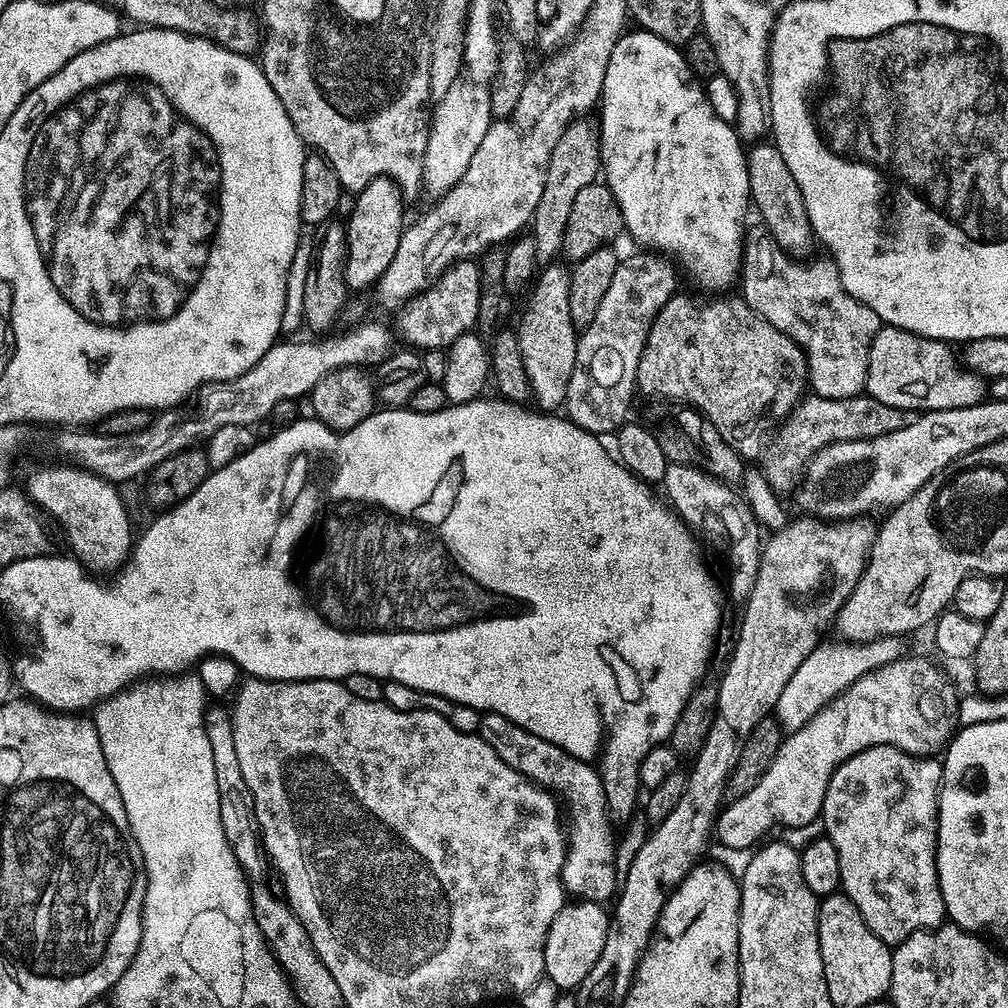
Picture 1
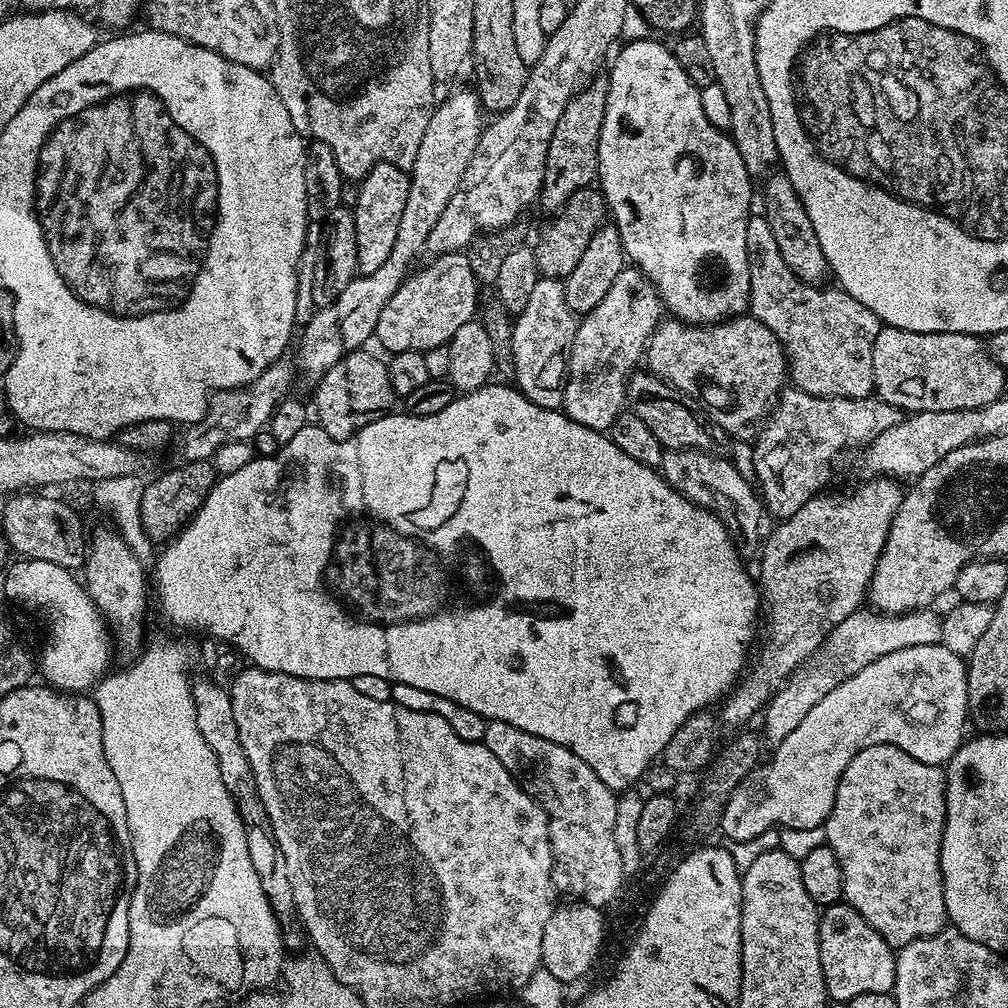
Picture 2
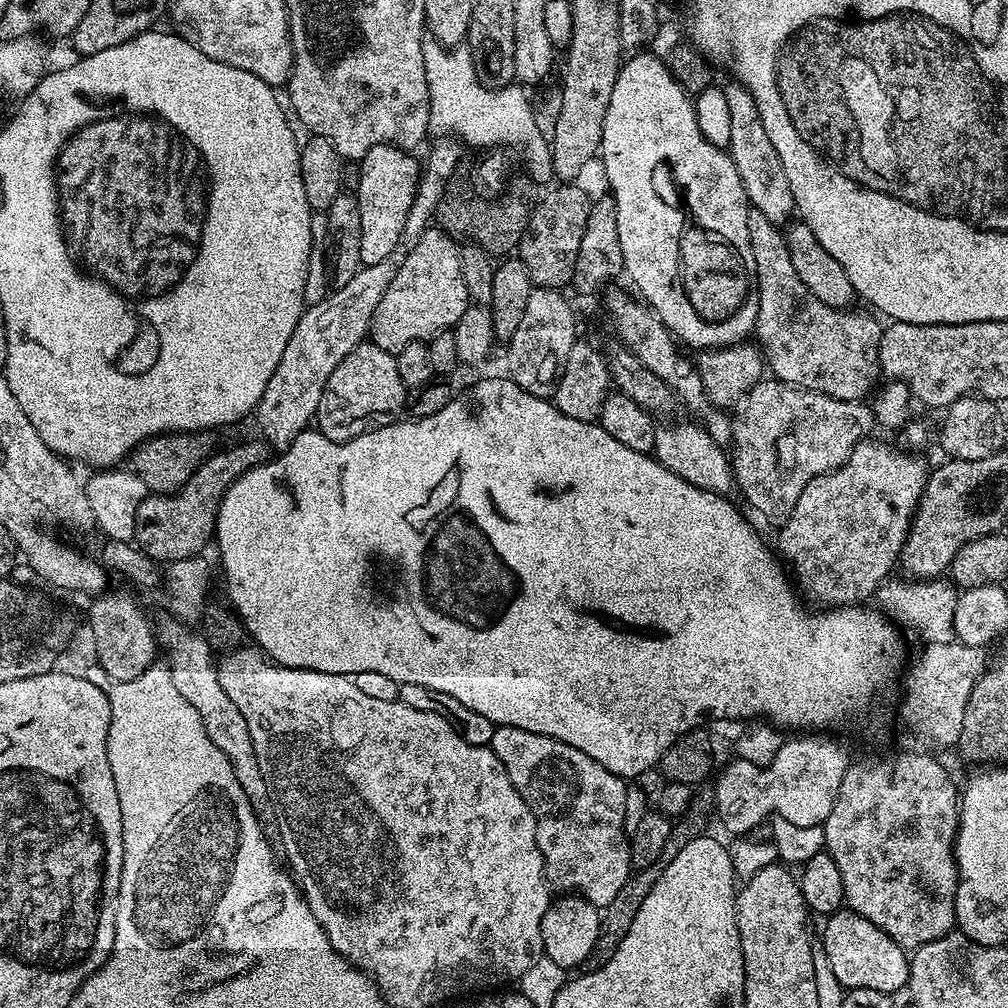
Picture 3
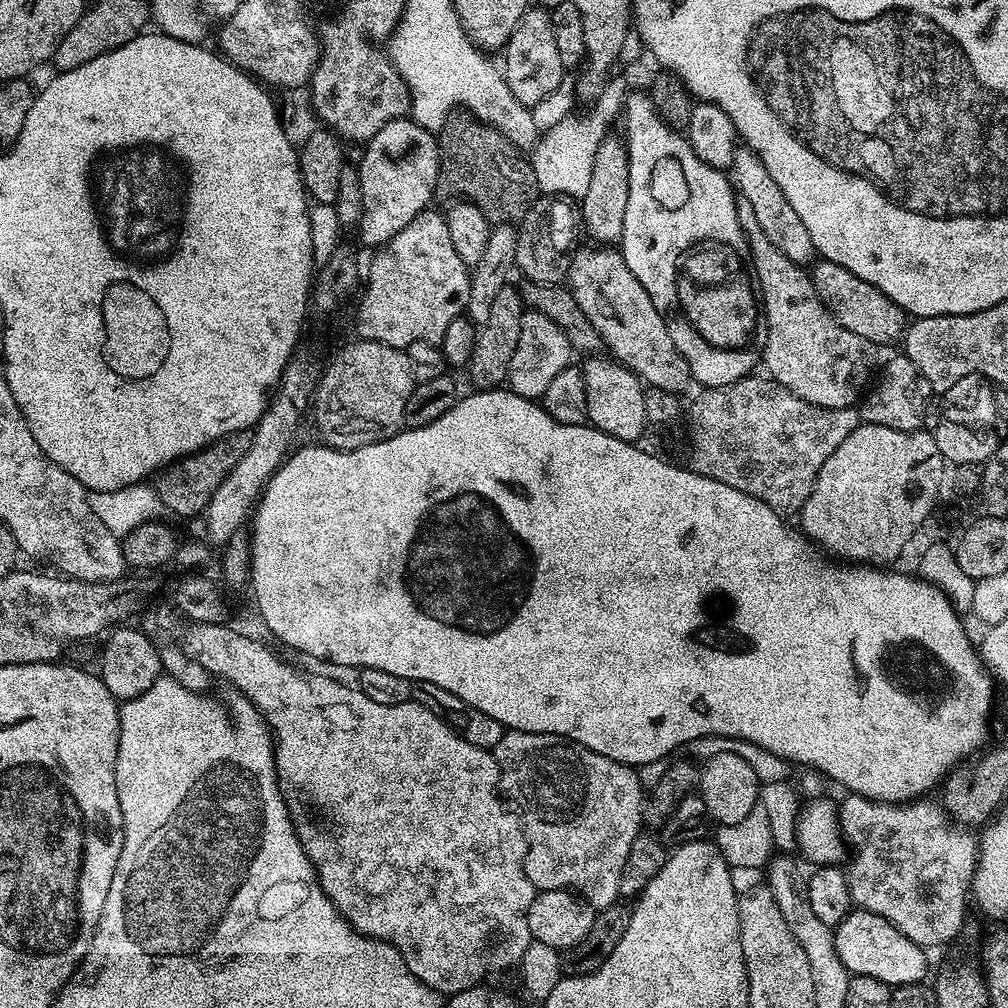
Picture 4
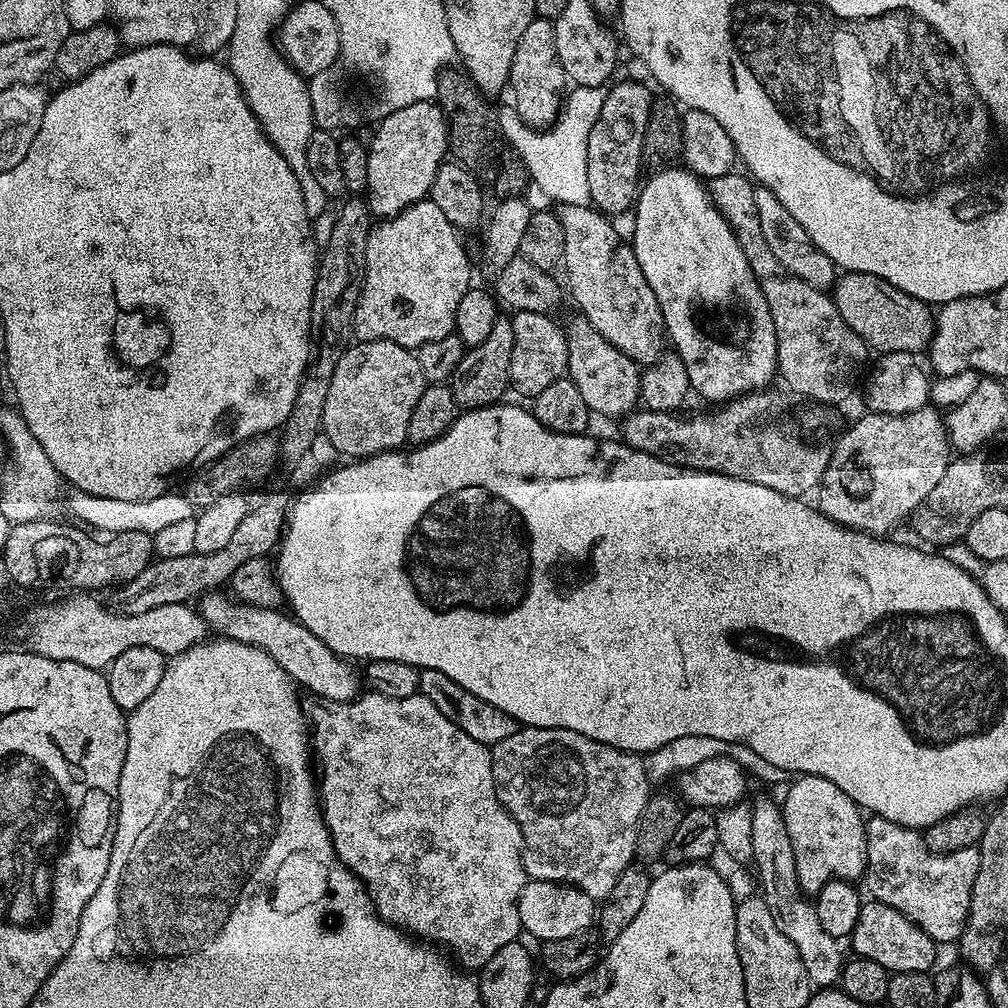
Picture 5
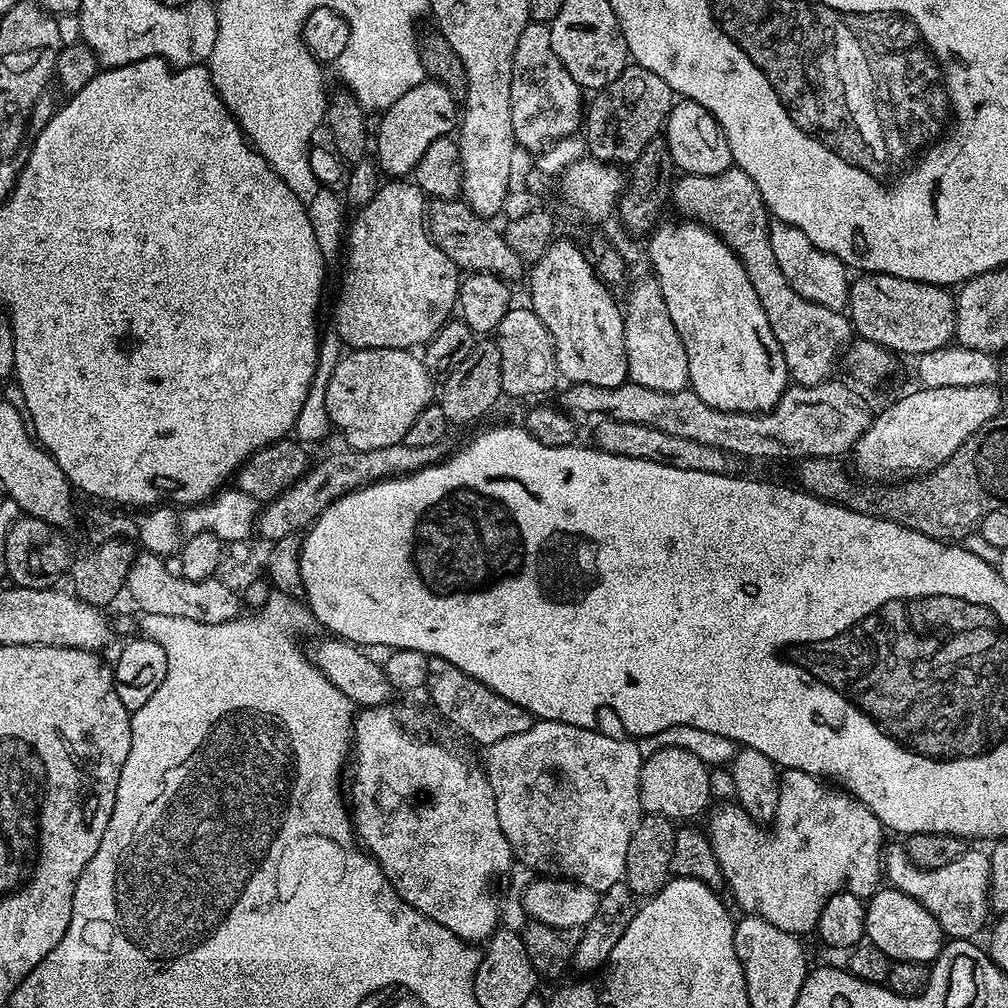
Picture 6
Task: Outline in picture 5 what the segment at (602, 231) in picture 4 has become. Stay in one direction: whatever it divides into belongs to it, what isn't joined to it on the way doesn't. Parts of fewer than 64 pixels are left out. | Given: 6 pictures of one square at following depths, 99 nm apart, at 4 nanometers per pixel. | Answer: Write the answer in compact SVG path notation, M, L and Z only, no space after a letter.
M624 80L621 84L615 84L613 83L607 89L602 110L599 111L597 121L590 129L586 149L586 177L589 183L590 204L608 218L615 218L614 216L626 211L627 208L629 211L638 195L638 189L642 183L640 163L645 163L646 160L644 155L646 122L650 122L650 110L654 103L654 96L651 96L642 85L635 84L632 80Z

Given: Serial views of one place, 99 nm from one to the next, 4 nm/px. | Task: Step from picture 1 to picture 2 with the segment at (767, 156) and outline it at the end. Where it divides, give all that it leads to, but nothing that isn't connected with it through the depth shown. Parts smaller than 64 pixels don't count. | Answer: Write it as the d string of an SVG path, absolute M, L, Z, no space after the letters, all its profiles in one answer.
M780 170L773 171L771 175L763 181L765 184L762 215L768 219L770 231L774 234L774 242L778 242L778 250L782 250L782 262L786 262L786 266L790 266L790 270L794 270L794 274L802 282L823 285L827 281L824 279L829 279L830 269L826 262L826 254L822 254L822 246L818 246L814 222L810 222L804 203L800 201L800 195L794 190L790 178Z

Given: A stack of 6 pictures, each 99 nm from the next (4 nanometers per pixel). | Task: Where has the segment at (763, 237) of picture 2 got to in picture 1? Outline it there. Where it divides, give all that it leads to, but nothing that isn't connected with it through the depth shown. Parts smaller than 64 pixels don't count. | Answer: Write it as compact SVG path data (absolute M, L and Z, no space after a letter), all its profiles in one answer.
M757 226L744 237L744 255L742 257L742 295L744 301L753 308L759 316L766 318L770 326L782 330L804 351L808 359L808 383L811 391L822 398L850 398L859 396L865 391L866 370L870 362L870 346L874 342L874 334L882 327L882 322L870 306L861 300L856 300L842 286L842 278L838 274L836 261L831 258L824 260L808 260L803 264L803 259L784 252L774 242L767 228Z

